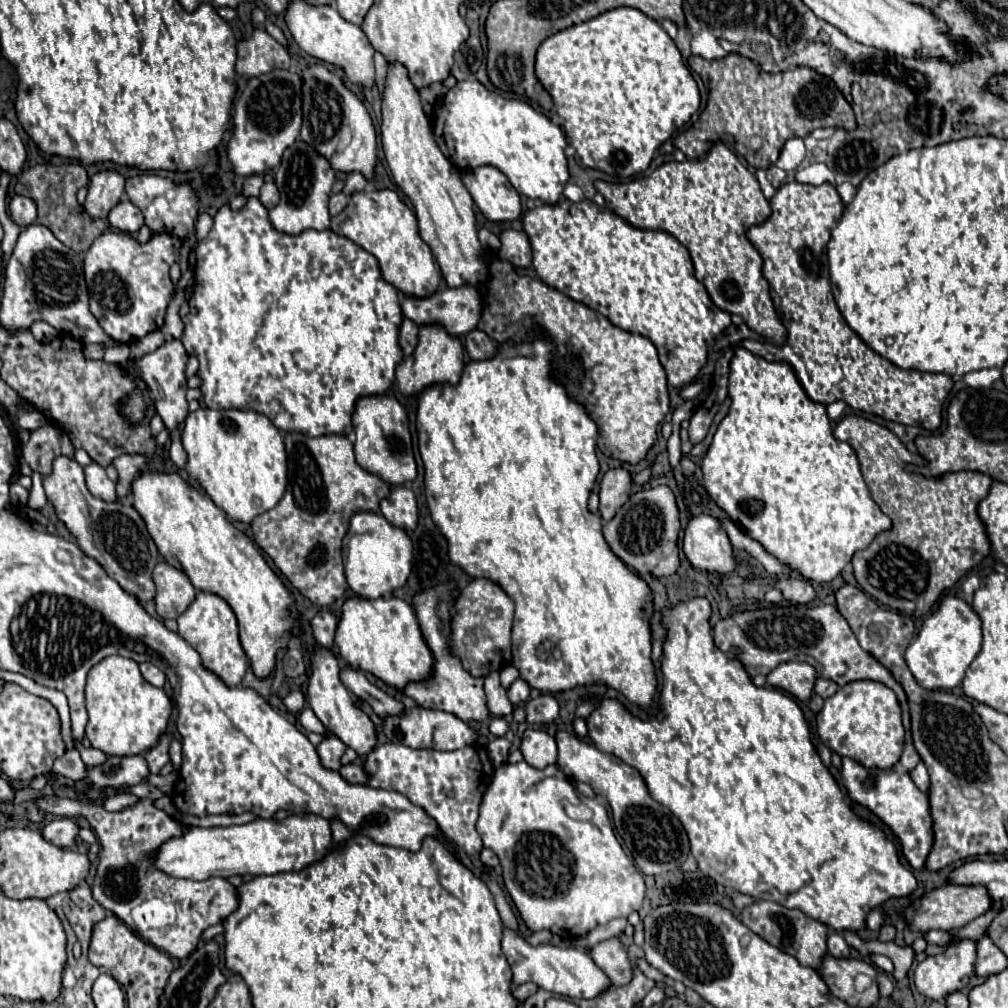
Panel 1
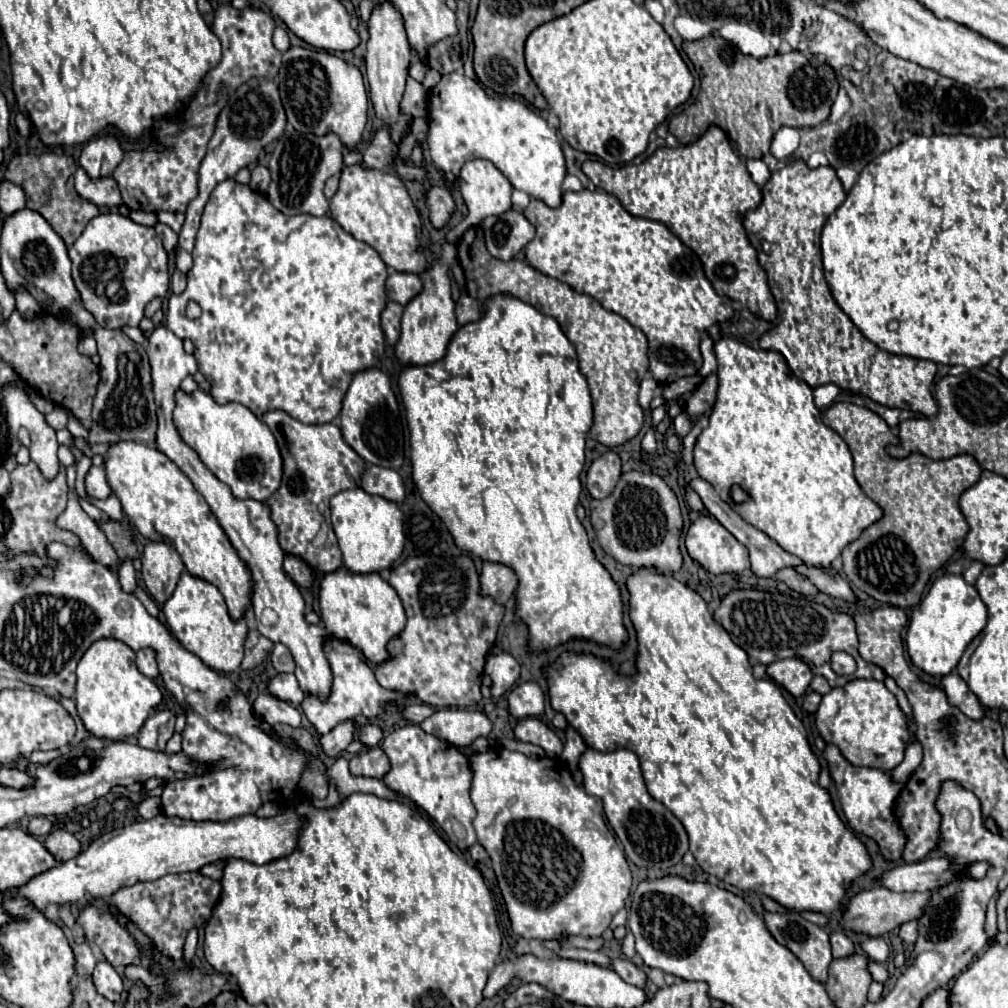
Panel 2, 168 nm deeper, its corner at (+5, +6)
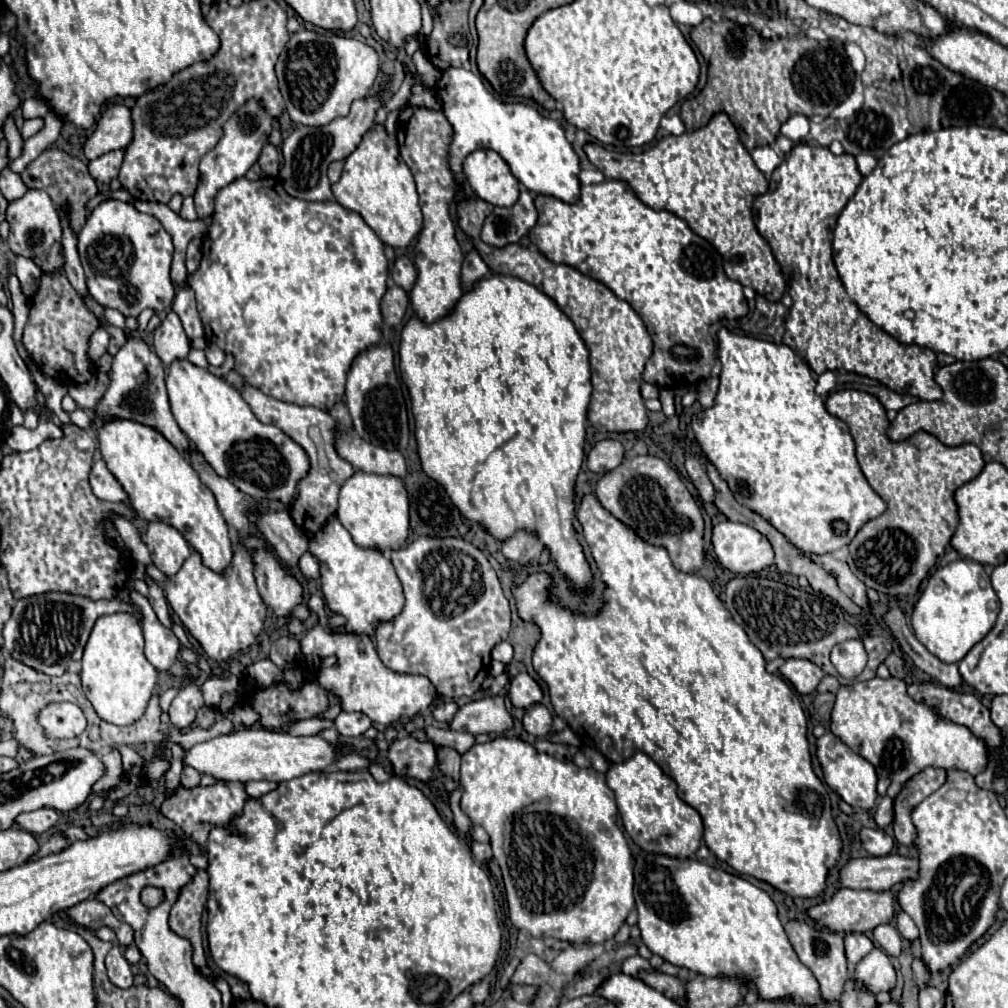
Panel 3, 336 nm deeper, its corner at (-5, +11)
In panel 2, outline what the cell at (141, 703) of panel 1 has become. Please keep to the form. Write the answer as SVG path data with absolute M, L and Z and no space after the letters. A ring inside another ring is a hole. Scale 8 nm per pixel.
M98 639L82 655L76 669L76 707L84 727L96 735L112 741L136 735L144 725L148 713L162 701L162 693L152 679L136 669L136 653L118 639Z

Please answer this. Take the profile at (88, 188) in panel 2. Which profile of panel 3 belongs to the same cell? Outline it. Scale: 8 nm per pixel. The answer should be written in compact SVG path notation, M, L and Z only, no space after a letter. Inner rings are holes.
M116 150L116 152L108 152L108 154L104 154L104 156L96 158L96 160L90 160L88 162L90 176L96 182L110 184L118 176L118 168L122 166L122 156L124 156L124 152Z

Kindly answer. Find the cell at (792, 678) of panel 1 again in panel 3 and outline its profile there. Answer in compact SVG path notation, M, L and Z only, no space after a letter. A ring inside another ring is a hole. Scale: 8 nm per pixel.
M788 658L780 666L780 674L796 688L798 694L814 692L818 682L824 676L824 672L814 662L810 662L810 660L796 660L796 658Z

